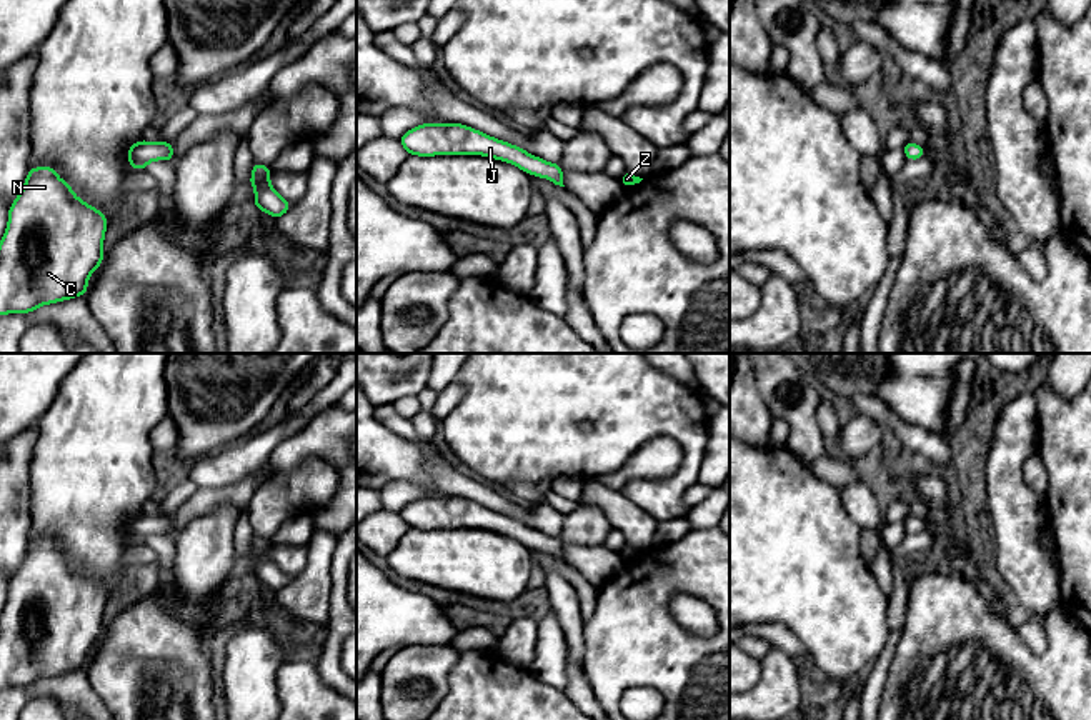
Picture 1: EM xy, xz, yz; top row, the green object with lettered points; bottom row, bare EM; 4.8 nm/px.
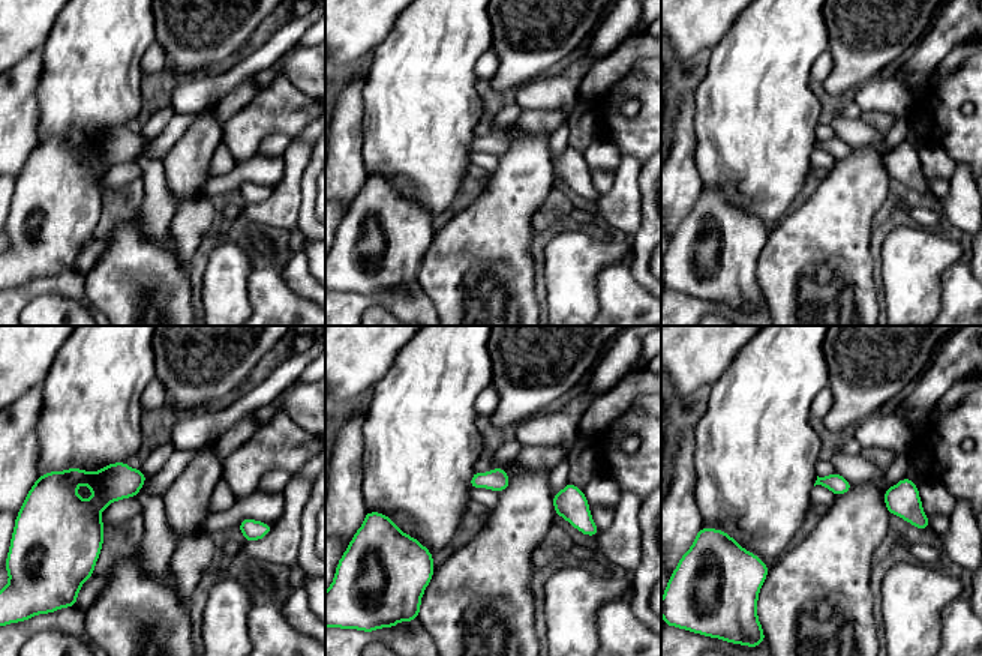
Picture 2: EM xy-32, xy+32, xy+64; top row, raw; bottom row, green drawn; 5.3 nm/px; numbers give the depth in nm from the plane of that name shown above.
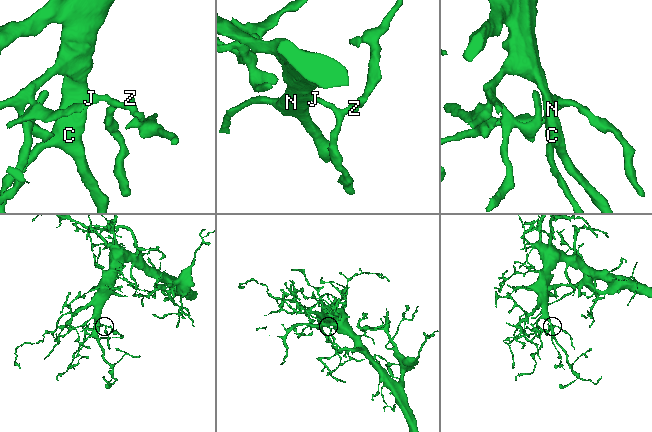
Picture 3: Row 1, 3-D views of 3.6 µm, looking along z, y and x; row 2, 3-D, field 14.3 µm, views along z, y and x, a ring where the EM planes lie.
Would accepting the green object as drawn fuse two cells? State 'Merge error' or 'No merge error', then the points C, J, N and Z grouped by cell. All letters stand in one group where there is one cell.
No merge error. Groups: C J N Z

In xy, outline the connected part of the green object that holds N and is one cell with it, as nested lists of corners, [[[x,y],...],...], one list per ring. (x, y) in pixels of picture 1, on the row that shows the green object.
[[[28,168],[0,240],[0,315],[32,313],[42,305],[85,295],[90,275],[105,258],[107,227],[107,217],[78,198],[57,168]]]

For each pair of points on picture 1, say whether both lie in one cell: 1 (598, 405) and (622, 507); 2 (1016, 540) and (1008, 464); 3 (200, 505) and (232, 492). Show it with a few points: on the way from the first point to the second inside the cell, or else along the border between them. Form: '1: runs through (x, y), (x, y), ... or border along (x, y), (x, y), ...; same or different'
1: border along (620, 492), (652, 515); different
2: runs through (1016, 522), (1016, 509), (1008, 495), (1008, 482); same
3: runs through (209, 499), (224, 495); same

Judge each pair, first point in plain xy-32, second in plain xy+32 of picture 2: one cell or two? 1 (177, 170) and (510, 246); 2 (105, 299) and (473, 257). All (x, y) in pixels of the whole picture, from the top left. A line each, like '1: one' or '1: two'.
1: one
2: one

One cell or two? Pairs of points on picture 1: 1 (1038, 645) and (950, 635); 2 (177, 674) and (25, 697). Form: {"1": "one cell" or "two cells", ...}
{"1": "two cells", "2": "two cells"}

